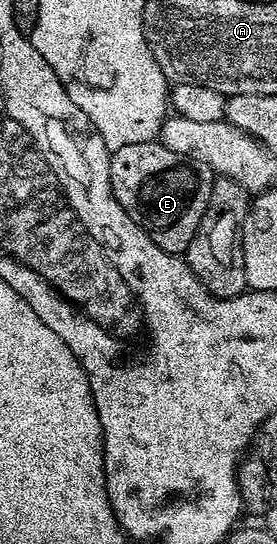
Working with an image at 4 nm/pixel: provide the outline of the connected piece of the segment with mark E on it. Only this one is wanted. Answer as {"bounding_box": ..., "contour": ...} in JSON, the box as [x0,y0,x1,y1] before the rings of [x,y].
{"bounding_box":[109,141,216,256],"contour":[[[152,141],[125,145],[111,152],[109,177],[113,197],[117,197],[121,209],[125,209],[165,253],[182,256],[209,205],[209,193],[216,180],[211,167],[173,153],[164,143]]]}

